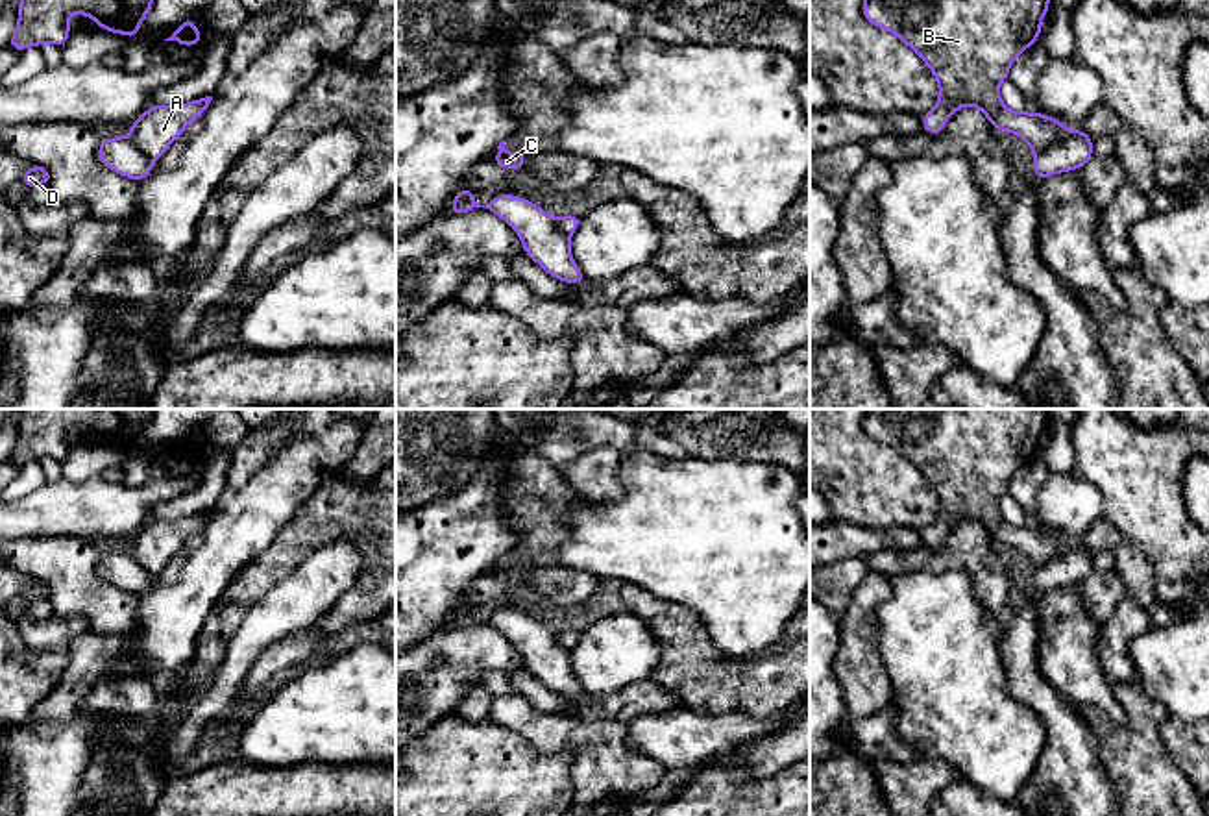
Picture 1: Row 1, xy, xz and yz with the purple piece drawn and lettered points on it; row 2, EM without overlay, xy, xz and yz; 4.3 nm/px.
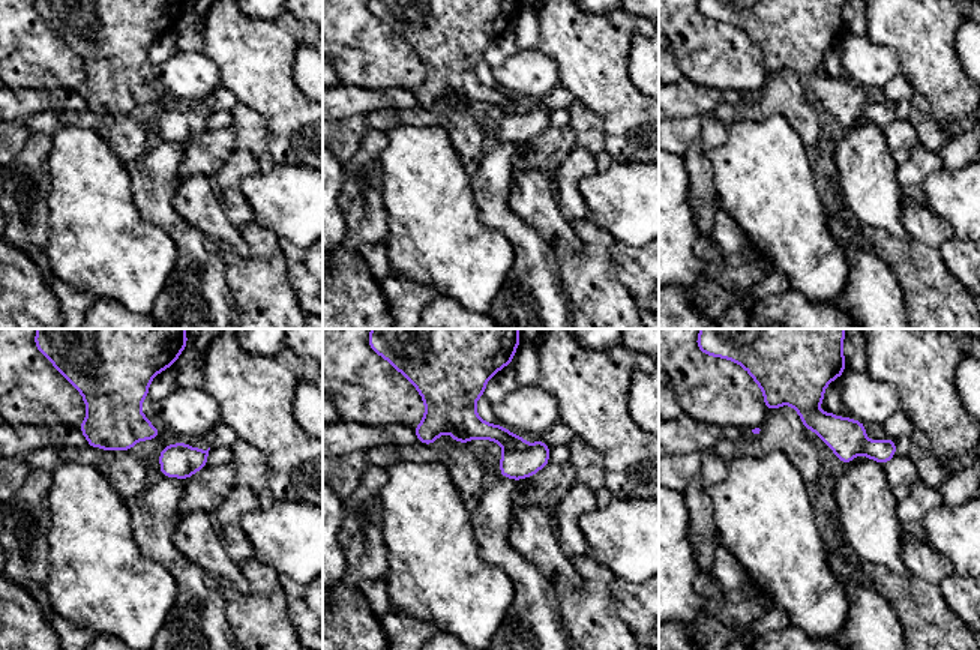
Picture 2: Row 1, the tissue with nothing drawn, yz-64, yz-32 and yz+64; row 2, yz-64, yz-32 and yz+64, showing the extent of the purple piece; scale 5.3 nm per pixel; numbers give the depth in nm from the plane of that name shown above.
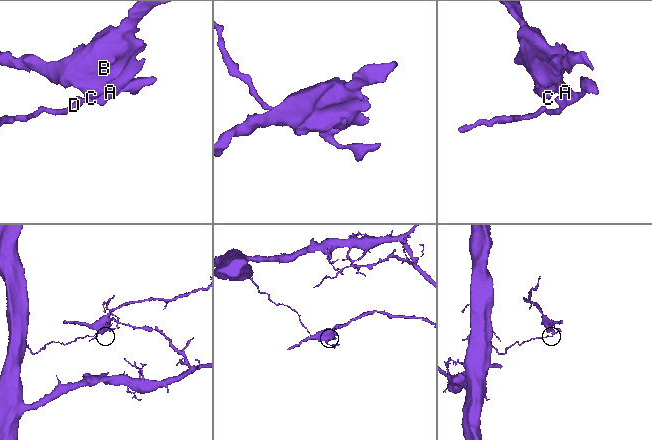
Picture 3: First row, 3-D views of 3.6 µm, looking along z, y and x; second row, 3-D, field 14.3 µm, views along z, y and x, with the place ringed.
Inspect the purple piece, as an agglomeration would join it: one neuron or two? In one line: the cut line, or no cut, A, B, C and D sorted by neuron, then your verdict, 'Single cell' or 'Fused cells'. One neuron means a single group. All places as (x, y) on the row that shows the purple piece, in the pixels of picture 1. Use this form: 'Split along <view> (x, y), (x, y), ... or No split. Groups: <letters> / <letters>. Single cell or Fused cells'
Split along yz (1065, 130), (1049, 147), (1034, 152). Groups: A B C / D. Fused cells

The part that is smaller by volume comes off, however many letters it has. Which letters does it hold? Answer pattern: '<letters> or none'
A, B, C

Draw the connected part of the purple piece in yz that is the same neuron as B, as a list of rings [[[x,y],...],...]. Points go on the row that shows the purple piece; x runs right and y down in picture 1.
[[[863,0],[861,13],[895,33],[935,74],[939,98],[922,130],[939,135],[963,105],[978,107],[993,128],[1044,152],[1065,131],[1057,118],[1011,111],[998,87],[1013,59],[1041,37],[1050,0]]]

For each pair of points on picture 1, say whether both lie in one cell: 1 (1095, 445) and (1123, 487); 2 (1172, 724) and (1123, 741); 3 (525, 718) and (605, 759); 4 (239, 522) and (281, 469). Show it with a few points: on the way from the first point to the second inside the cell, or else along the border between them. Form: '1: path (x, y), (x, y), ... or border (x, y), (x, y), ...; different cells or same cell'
1: path (1106, 456), (1123, 476); same cell
2: border (1169, 715), (1161, 724), (1161, 739), (1180, 766); different cells
3: path (546, 731), (575, 735), (585, 744); same cell
4: path (252, 509), (268, 482); same cell

